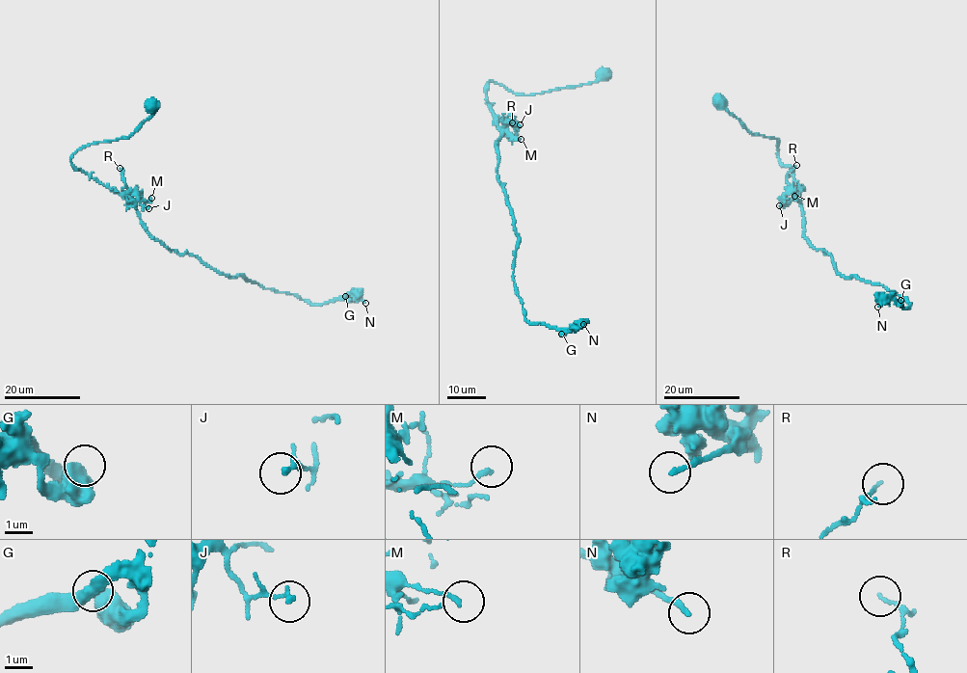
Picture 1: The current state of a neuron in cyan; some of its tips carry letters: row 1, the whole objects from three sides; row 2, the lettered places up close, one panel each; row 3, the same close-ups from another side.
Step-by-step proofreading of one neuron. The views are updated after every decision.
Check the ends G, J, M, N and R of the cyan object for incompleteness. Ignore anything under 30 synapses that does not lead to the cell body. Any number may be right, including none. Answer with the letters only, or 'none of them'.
none of them

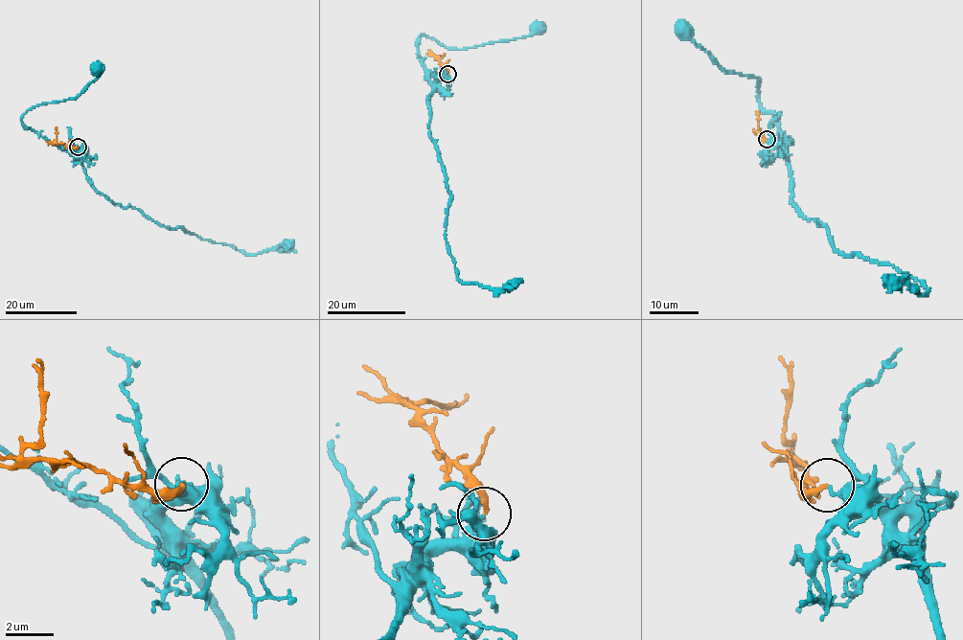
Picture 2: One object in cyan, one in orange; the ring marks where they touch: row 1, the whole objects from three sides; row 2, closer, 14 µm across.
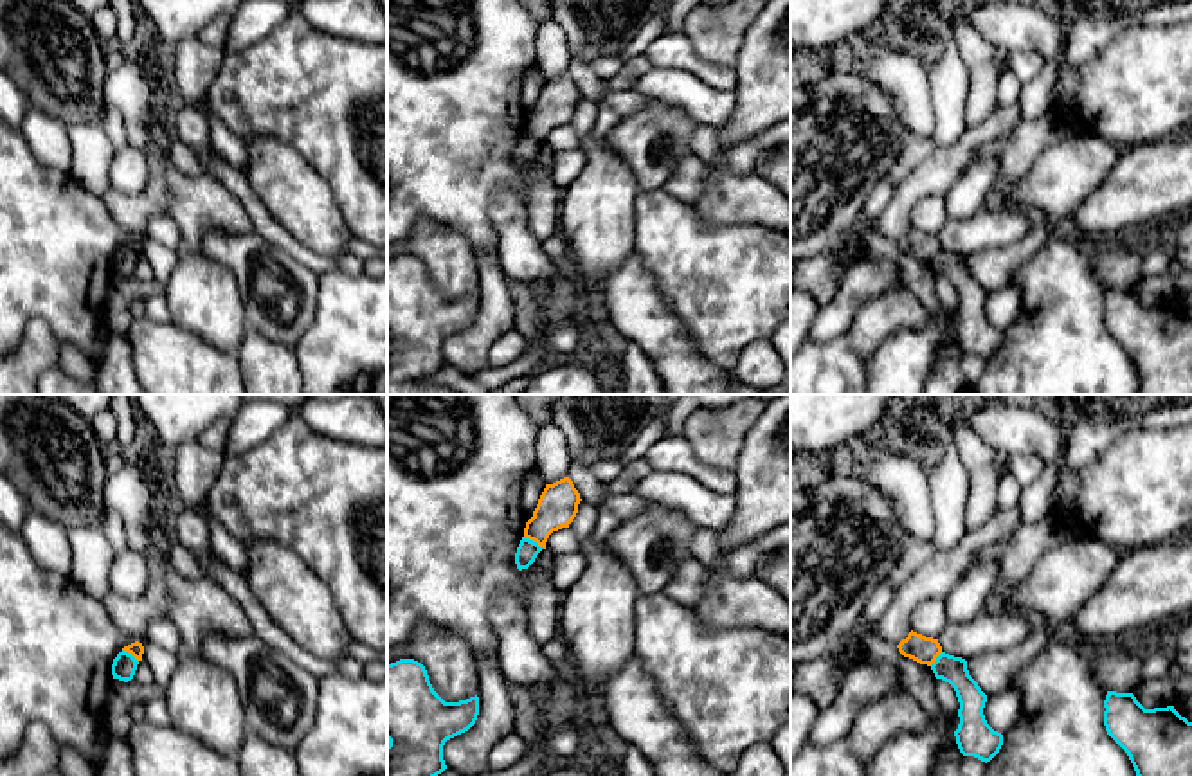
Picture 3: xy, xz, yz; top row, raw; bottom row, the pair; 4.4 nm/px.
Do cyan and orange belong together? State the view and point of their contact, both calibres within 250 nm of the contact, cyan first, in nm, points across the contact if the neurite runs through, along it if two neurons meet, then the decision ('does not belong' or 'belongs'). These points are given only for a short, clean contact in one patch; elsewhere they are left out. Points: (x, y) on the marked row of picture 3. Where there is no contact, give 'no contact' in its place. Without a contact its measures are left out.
meets cyan in xz at (535, 542); 90 nm thick on the cyan side, 180 nm on the other; border along xz (524, 535), (544, 548); does not belong

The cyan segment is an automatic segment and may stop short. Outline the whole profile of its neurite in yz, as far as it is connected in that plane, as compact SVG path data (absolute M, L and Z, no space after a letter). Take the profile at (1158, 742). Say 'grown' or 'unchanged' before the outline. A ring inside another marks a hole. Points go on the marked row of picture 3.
unchanged; M1107 691L1104 708L1106 731L1127 753L1136 776L1192 776L1192 722L1174 706L1145 709L1133 693Z

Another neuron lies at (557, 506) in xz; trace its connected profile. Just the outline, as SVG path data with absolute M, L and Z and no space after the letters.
M569 477L546 484L533 517L526 522L524 537L546 549L553 531L569 528L578 513L580 493Z

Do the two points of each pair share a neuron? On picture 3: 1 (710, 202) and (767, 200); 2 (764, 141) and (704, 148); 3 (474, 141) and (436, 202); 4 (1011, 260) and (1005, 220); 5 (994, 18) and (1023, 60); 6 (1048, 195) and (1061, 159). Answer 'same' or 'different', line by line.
1: same
2: same
3: same
4: different
5: different
6: same

